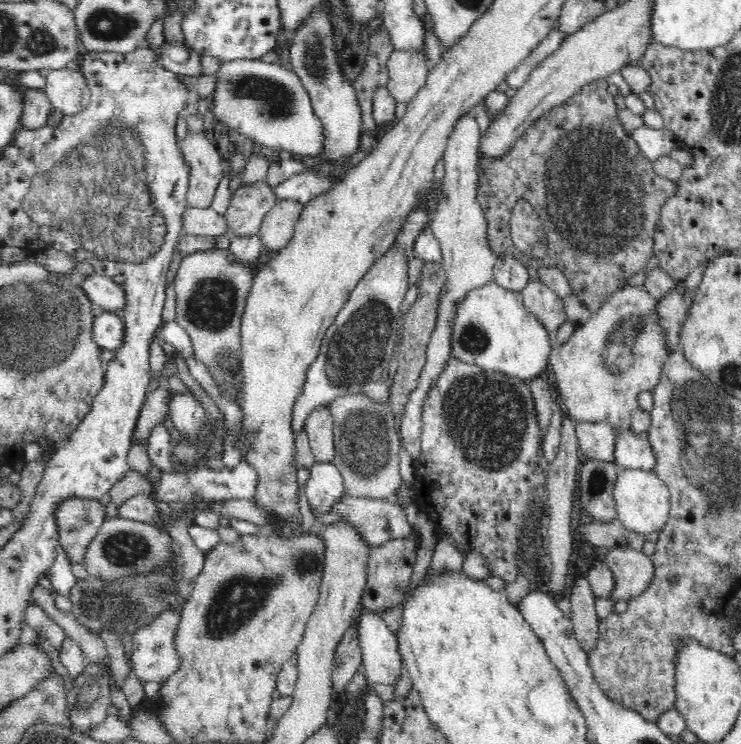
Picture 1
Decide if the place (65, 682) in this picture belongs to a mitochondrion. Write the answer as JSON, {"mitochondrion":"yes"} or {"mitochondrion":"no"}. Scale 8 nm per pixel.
{"mitochondrion":"no"}

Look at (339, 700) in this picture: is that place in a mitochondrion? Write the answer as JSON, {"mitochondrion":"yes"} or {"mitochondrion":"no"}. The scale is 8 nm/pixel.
{"mitochondrion":"no"}

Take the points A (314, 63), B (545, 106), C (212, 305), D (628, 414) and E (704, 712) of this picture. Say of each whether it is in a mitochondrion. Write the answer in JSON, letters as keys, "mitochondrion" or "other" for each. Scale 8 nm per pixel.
{"A":"mitochondrion","B":"other","C":"mitochondrion","D":"other","E":"other"}

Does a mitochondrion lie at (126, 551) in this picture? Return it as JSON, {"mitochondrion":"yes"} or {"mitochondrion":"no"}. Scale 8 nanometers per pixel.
{"mitochondrion":"yes"}

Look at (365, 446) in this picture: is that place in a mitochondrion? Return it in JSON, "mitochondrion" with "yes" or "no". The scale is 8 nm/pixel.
{"mitochondrion":"yes"}

